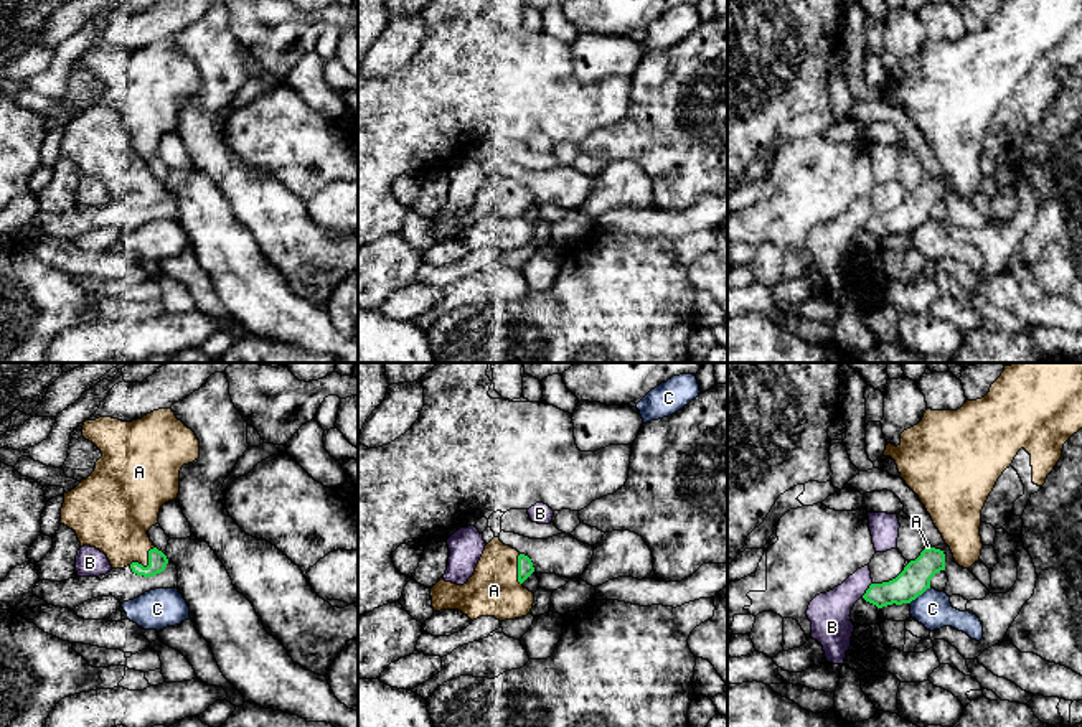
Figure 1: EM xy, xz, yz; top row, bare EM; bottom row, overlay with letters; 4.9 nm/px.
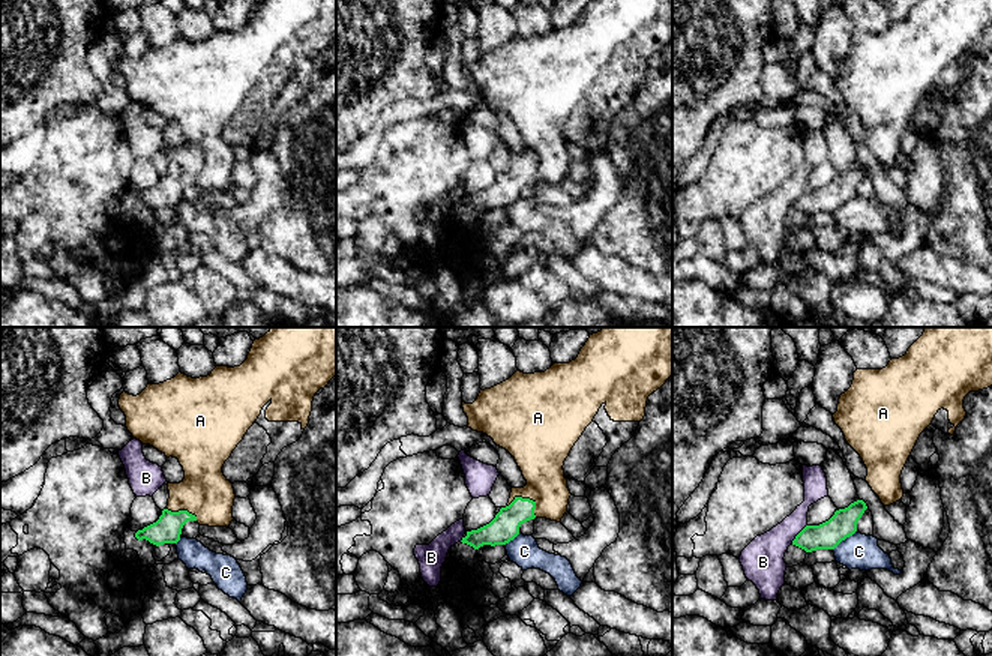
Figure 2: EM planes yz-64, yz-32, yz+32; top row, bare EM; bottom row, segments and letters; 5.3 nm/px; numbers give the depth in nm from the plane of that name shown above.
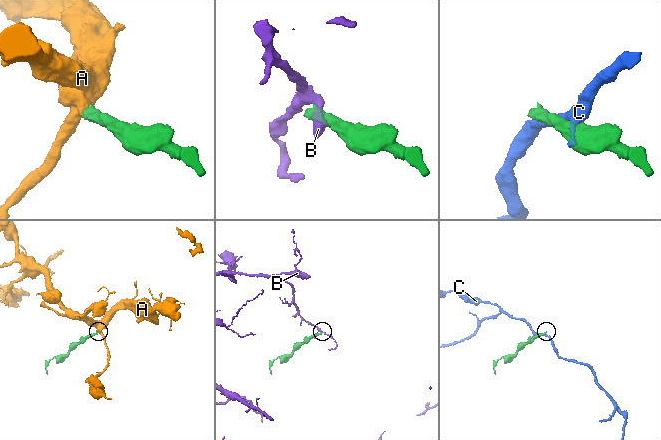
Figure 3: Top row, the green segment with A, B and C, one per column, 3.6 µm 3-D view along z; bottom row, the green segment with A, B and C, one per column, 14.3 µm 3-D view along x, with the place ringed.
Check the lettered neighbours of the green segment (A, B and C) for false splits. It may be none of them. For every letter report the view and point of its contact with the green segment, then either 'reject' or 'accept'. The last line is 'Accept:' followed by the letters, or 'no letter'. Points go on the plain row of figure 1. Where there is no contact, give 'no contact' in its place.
A: meets green in xy at (149, 195); accept
B: meets green in yz at (866, 221); reject
C: meets green in yz at (919, 225); reject
Accept: A

